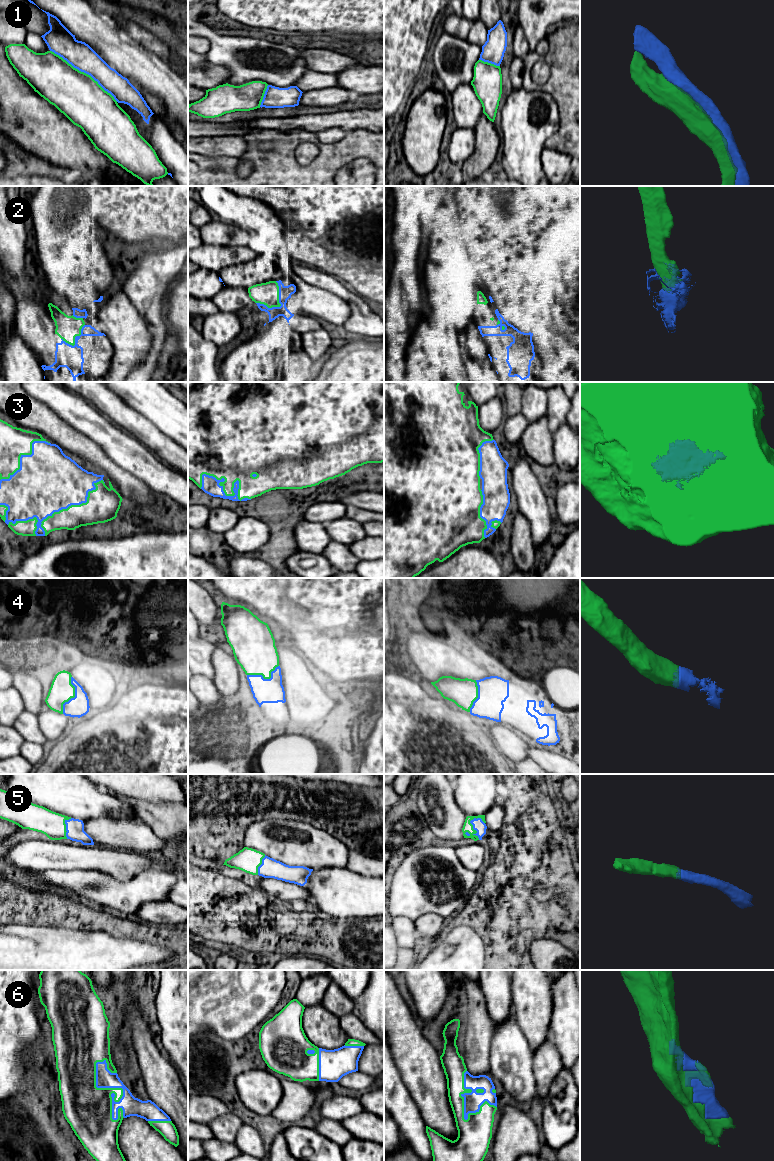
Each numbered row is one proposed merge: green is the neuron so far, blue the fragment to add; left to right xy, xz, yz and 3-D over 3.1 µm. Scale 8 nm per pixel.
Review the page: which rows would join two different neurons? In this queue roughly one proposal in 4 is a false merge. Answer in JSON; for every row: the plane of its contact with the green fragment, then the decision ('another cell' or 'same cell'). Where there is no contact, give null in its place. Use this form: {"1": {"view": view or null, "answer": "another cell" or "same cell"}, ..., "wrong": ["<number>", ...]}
{"1": {"view": "xy", "answer": "another cell"}, "2": {"view": "xz", "answer": "same cell"}, "3": {"view": "xz", "answer": "same cell"}, "4": {"view": "xy", "answer": "same cell"}, "5": {"view": "yz", "answer": "same cell"}, "6": {"view": "xy", "answer": "same cell"}, "wrong": ["1"]}

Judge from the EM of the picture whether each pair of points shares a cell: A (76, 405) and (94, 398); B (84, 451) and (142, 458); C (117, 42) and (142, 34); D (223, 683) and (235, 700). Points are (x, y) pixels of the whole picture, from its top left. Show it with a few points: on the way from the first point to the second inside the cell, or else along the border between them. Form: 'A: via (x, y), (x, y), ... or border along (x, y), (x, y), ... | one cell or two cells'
A: border along (73, 392), (92, 404), (105, 416) | two cells
B: border along (89, 438), (116, 464), (124, 469) | two cells
C: border along (114, 22), (124, 35), (147, 52) | two cells
D: border along (239, 691), (232, 695), (223, 696) | two cells

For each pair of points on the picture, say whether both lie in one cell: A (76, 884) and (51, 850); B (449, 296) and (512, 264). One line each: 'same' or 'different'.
A: different
B: different

